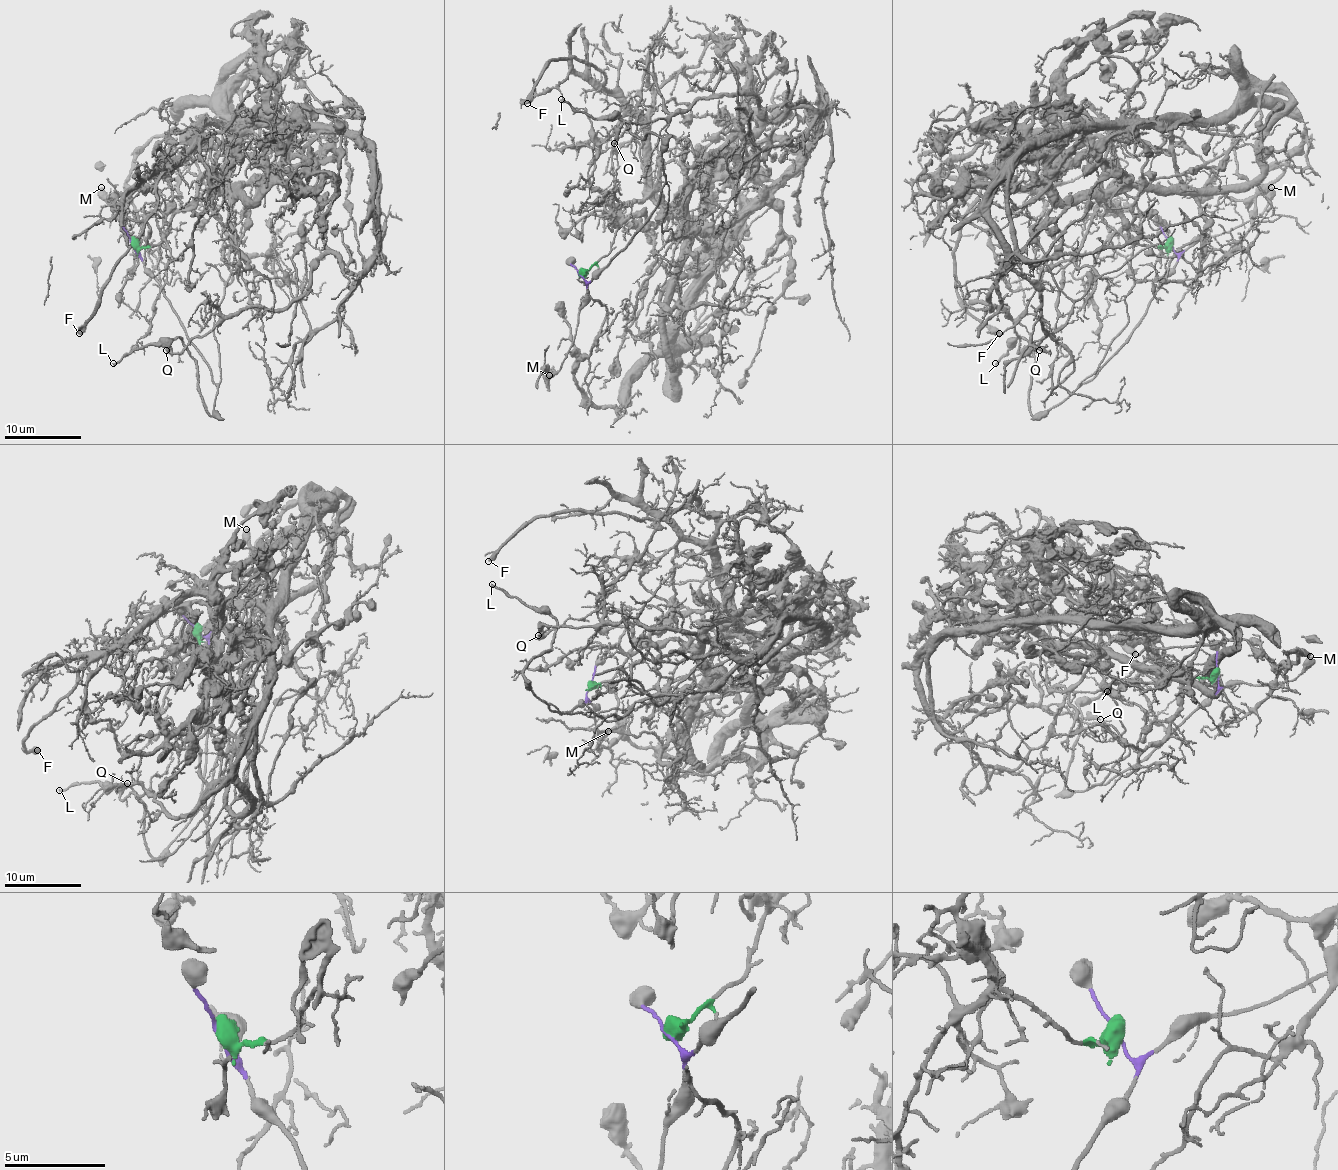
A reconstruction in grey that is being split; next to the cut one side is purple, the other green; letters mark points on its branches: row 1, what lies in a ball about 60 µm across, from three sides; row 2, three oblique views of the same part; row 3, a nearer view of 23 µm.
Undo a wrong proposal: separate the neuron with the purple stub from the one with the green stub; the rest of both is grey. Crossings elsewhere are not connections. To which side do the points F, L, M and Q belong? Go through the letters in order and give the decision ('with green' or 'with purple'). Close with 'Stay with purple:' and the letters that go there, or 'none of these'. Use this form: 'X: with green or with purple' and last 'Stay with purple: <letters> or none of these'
F: with green
L: with purple
M: with purple
Q: with green
Stay with purple: L, M

